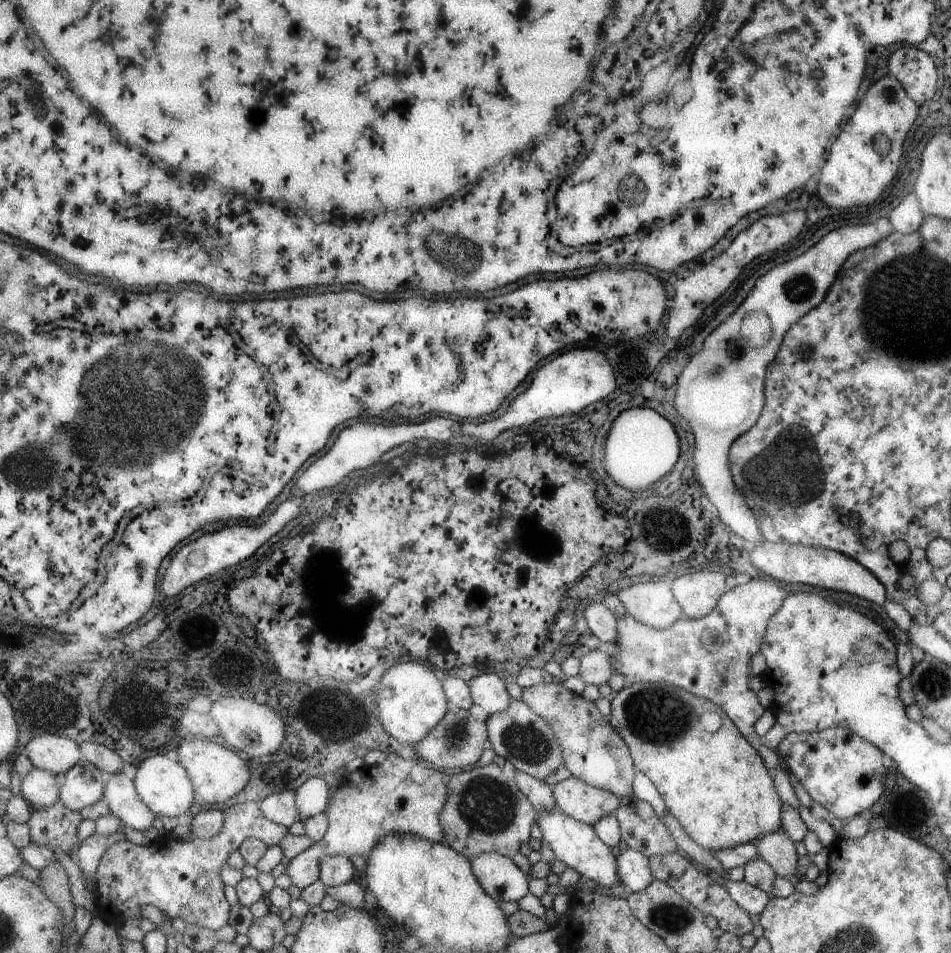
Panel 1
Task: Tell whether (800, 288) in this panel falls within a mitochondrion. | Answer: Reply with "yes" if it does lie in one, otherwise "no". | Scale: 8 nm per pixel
yes

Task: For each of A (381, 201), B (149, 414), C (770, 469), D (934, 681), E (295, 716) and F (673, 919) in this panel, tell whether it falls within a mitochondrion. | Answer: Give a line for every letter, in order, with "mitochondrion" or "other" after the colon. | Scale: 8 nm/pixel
A: other
B: mitochondrion
C: mitochondrion
D: mitochondrion
E: other
F: mitochondrion

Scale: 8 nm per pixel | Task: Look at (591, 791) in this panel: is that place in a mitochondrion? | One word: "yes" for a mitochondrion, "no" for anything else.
no

